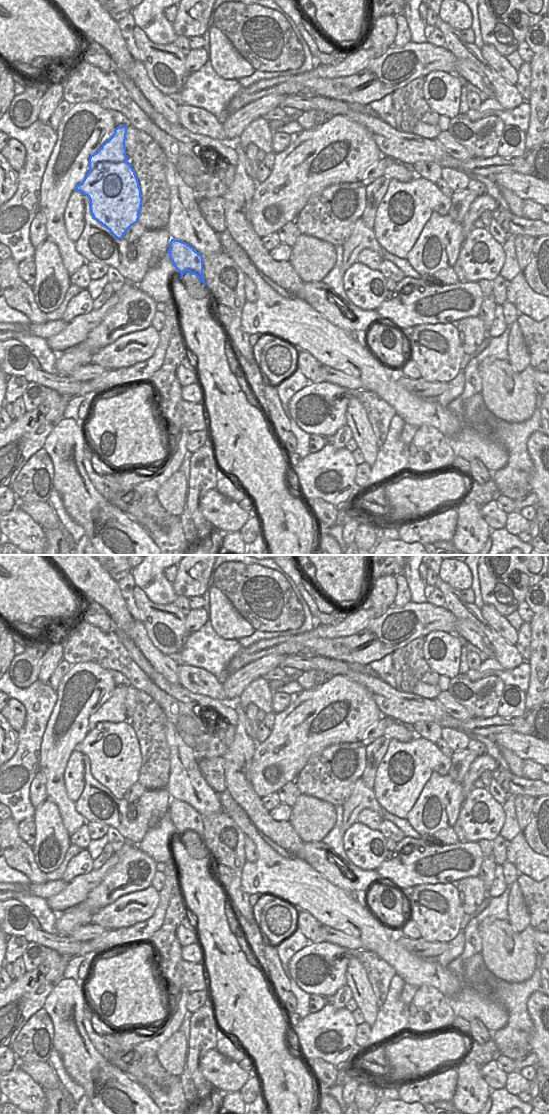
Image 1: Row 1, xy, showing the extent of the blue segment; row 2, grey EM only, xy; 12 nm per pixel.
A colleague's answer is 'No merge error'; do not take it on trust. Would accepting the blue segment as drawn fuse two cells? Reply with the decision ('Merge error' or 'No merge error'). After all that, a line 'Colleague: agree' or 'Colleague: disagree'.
Merge error.
Colleague: disagree

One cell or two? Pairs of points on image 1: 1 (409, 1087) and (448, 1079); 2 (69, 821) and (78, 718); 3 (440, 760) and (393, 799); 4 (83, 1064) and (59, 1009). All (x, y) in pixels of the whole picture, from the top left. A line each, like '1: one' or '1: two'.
1: one
2: one
3: one
4: one

